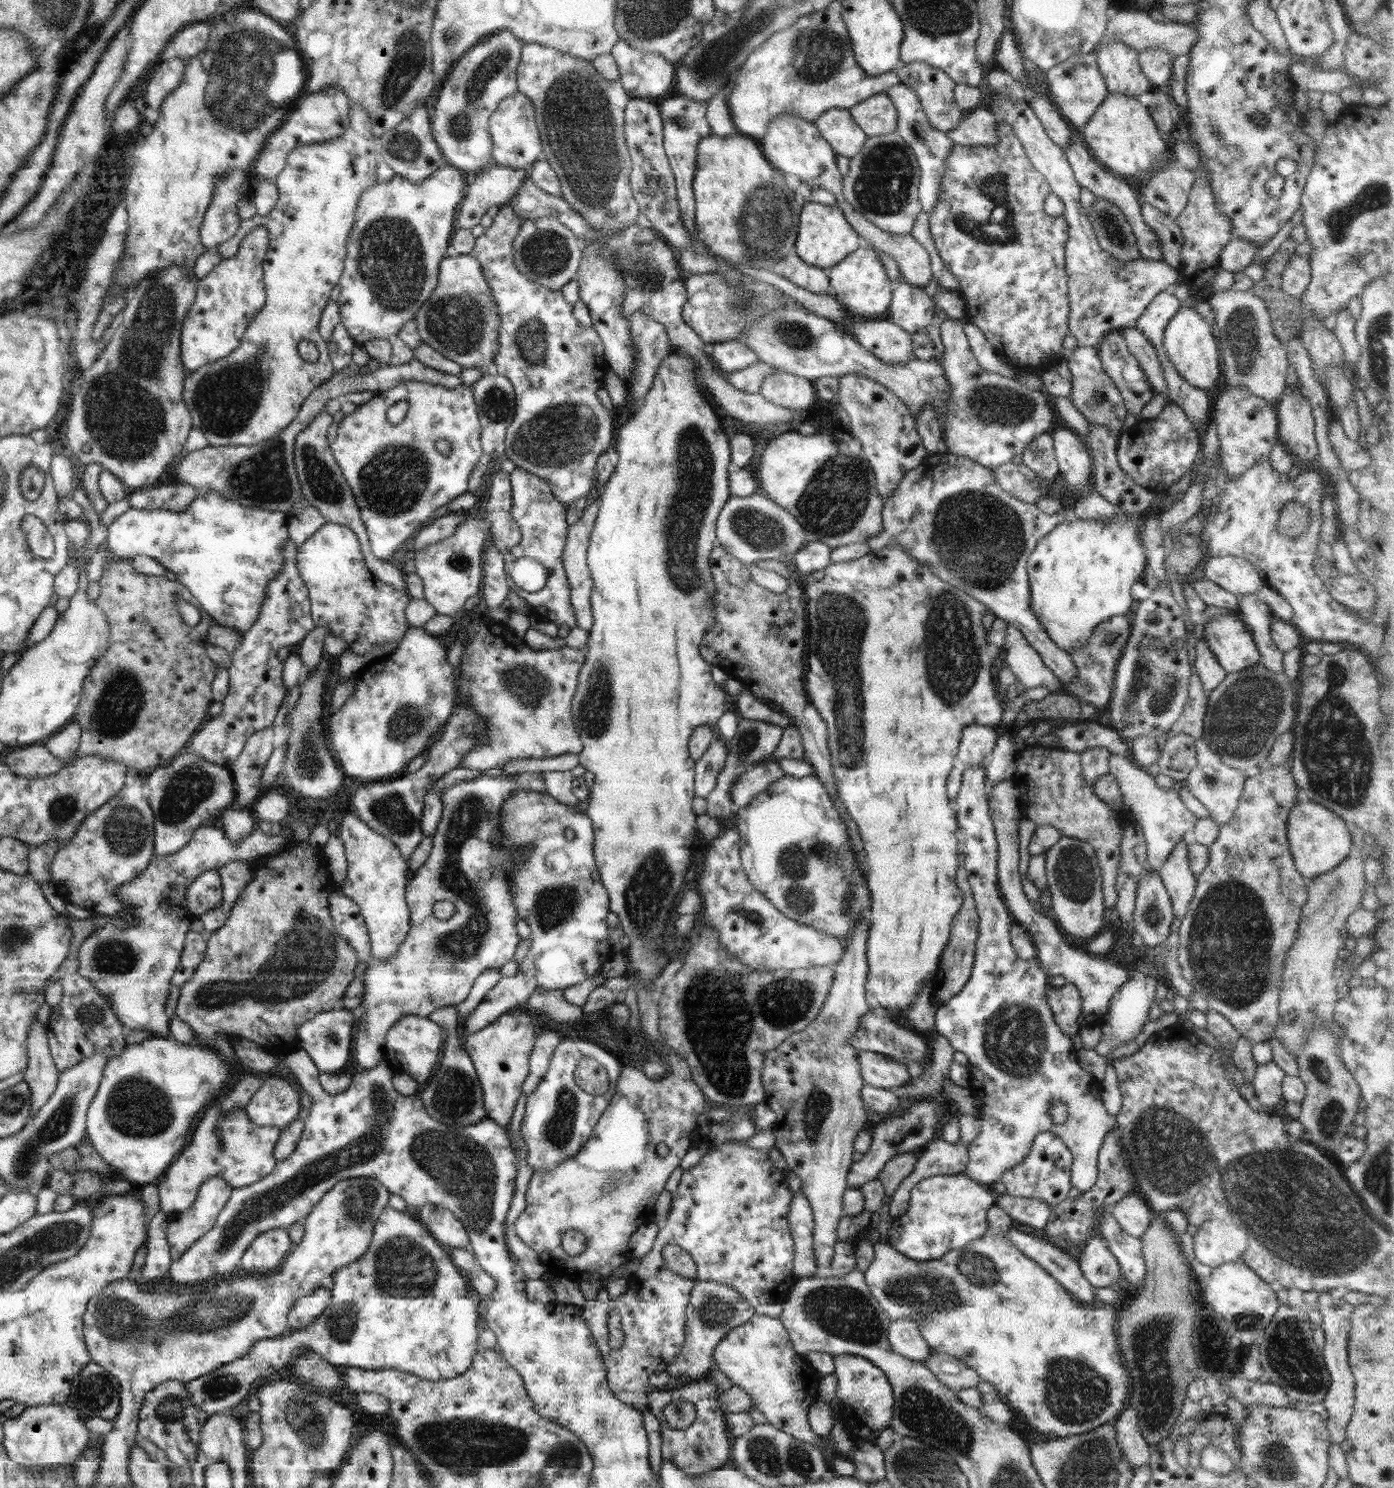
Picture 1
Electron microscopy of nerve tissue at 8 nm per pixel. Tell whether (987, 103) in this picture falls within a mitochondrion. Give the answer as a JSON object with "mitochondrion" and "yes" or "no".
{"mitochondrion":"no"}

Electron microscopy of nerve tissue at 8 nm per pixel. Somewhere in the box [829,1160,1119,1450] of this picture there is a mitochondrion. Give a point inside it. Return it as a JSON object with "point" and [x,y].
{"point":[980,1271]}

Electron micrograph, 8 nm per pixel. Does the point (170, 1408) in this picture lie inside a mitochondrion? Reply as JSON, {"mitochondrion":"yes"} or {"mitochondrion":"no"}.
{"mitochondrion":"yes"}

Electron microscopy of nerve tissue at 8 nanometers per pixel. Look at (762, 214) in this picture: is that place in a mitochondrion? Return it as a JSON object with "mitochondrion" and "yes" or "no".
{"mitochondrion":"yes"}

